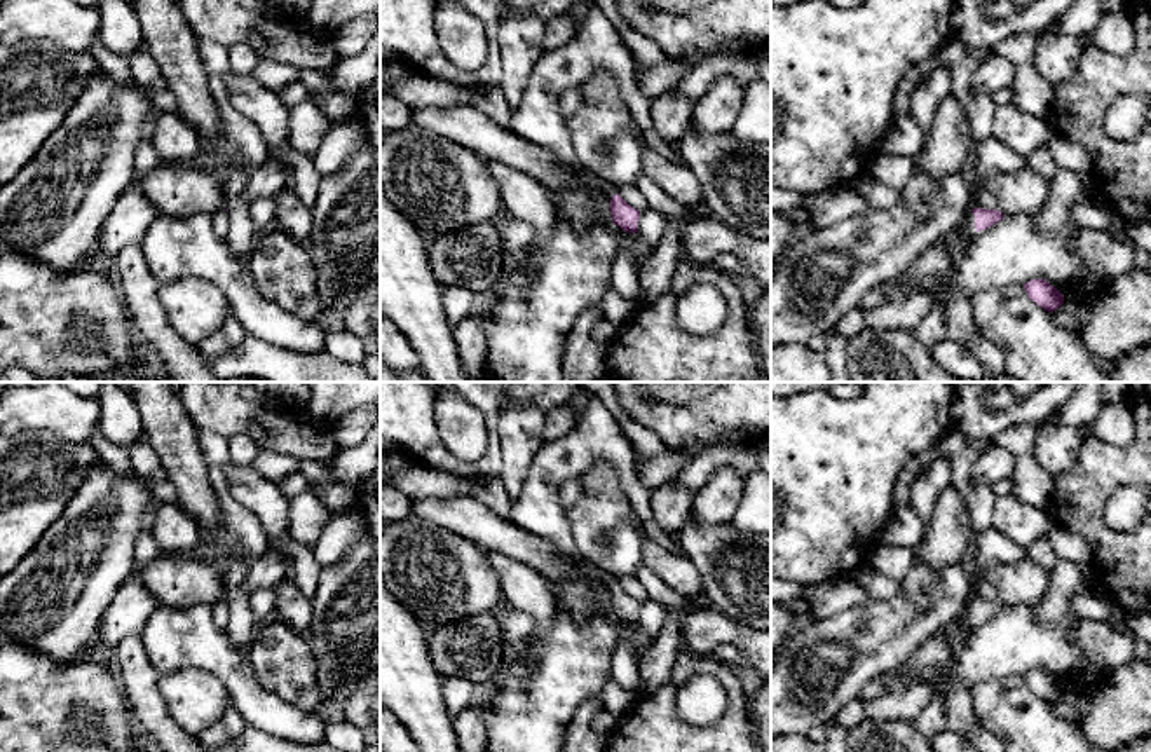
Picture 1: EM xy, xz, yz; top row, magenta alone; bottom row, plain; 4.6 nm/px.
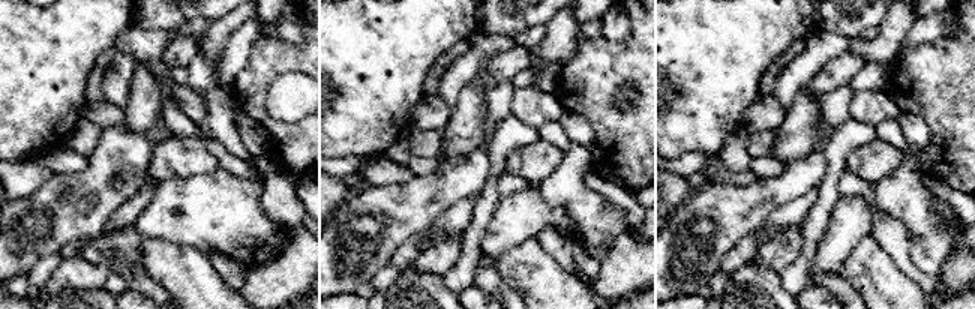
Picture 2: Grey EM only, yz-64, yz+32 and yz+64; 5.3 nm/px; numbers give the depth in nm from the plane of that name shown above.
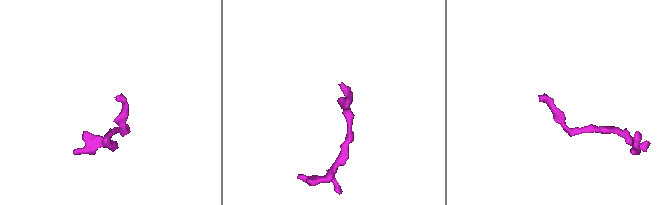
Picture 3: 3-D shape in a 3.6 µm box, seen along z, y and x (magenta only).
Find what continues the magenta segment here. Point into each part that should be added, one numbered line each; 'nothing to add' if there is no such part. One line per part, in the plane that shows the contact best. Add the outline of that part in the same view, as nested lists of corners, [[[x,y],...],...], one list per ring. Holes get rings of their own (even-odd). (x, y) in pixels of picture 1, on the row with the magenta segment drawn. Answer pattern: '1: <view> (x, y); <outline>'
1: yz (967, 229); [[[970,209],[964,216],[964,220],[959,223],[959,227],[956,230],[952,230],[943,241],[945,241],[945,246],[947,250],[950,250],[956,243],[963,241],[963,239],[968,239],[968,237],[973,237],[977,234],[977,229],[975,229],[975,215],[973,211]]]

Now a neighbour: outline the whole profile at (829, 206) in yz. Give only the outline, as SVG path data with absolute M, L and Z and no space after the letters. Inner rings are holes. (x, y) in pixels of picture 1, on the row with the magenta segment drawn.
M839 185L811 194L802 209L809 215L806 230L818 230L870 211L872 208L851 185Z

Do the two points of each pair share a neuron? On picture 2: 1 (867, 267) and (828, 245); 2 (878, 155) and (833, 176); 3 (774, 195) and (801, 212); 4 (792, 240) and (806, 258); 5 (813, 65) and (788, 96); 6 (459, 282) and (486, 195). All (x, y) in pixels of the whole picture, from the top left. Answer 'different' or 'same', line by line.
1: different
2: different
3: different
4: different
5: same
6: same

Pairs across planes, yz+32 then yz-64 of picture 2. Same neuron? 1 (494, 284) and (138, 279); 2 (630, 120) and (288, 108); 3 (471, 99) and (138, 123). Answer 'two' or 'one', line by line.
1: one
2: two
3: one

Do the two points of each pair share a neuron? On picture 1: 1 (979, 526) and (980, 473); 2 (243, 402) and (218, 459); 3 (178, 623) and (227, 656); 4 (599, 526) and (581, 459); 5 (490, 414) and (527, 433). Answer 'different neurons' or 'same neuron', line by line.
1: different neurons
2: different neurons
3: same neuron
4: different neurons
5: different neurons

